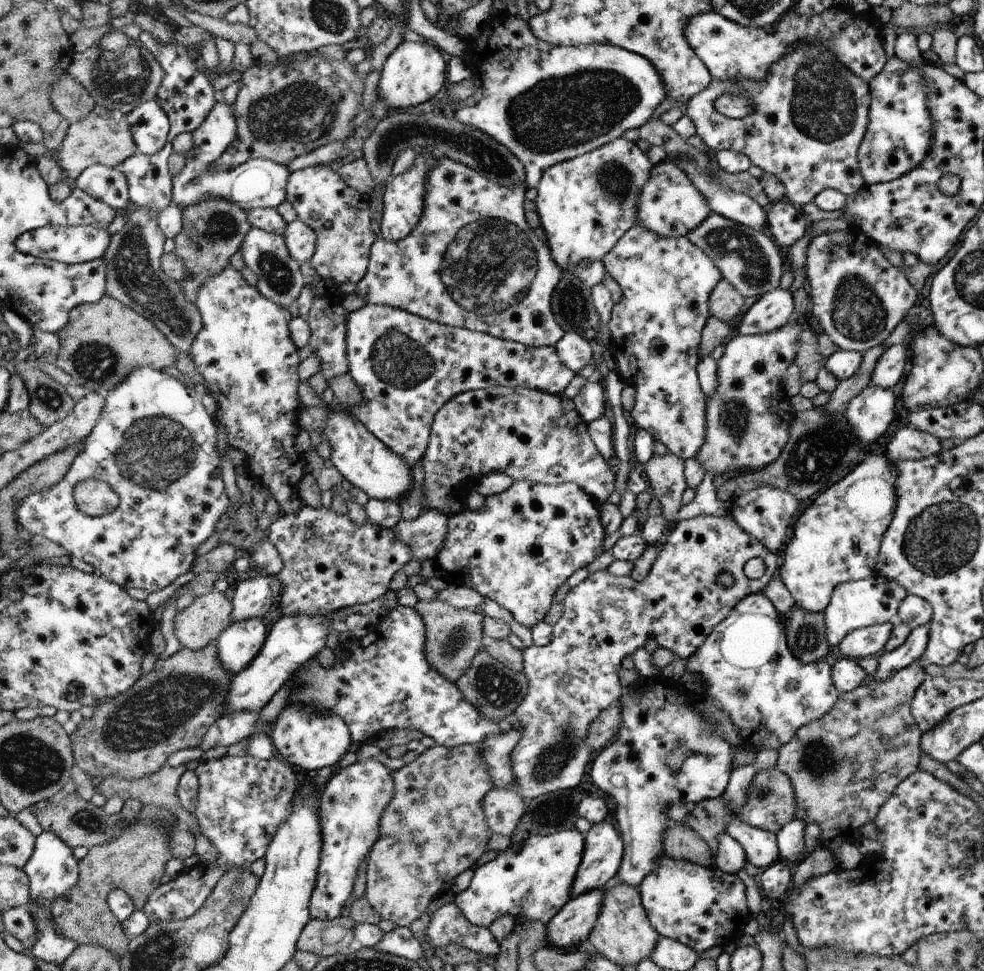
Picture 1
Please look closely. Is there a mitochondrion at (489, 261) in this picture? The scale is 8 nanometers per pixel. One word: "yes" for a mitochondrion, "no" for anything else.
yes

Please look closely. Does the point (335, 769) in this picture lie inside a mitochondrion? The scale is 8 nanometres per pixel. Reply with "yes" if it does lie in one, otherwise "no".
no

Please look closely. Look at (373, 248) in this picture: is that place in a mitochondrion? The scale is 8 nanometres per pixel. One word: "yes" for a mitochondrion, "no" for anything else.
no

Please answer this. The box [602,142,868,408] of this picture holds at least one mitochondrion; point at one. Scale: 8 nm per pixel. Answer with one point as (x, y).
(729, 242)

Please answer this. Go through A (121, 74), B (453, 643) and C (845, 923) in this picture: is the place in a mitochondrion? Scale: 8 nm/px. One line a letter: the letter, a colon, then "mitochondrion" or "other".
A: mitochondrion
B: mitochondrion
C: mitochondrion

